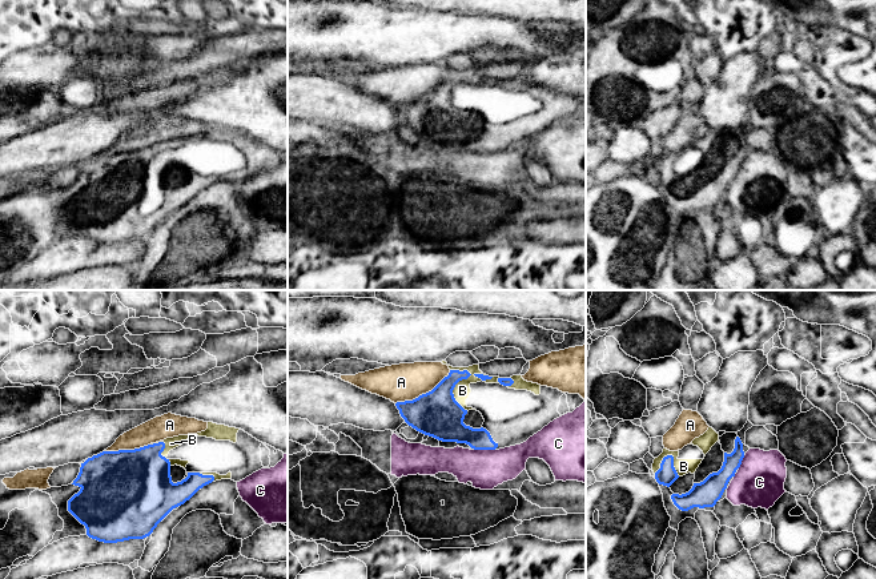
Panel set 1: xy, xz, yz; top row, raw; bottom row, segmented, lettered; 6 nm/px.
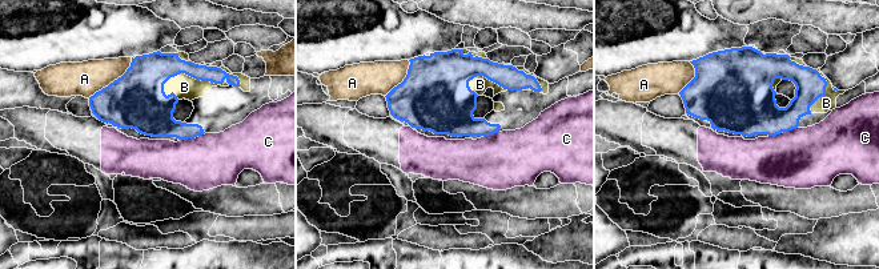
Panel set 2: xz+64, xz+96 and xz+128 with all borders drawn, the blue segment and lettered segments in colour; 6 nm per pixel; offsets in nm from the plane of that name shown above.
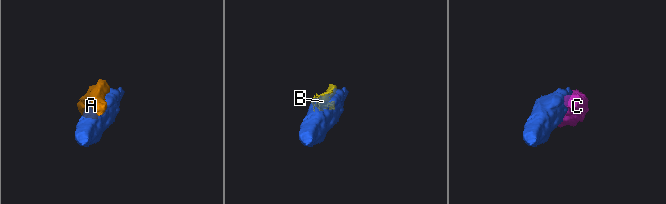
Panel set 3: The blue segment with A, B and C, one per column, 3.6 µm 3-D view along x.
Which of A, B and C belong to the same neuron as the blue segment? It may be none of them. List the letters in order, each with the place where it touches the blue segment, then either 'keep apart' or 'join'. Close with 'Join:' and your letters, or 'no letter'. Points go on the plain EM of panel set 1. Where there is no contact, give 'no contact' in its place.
A: meets blue in xz at (424, 96); keep apart
B: meets blue in xz at (459, 81); join
C: meets blue in xz at (485, 151); keep apart
Join: B

